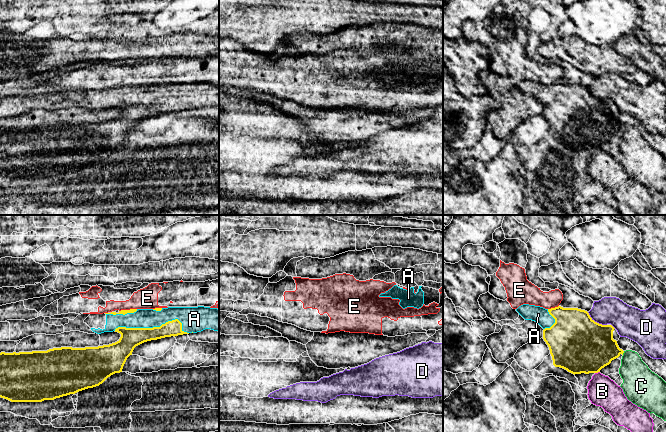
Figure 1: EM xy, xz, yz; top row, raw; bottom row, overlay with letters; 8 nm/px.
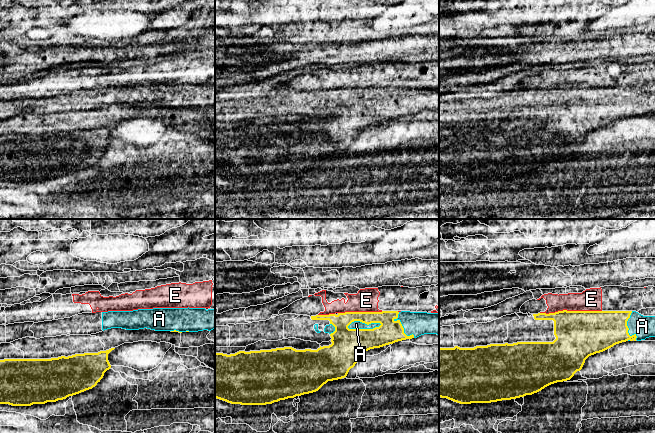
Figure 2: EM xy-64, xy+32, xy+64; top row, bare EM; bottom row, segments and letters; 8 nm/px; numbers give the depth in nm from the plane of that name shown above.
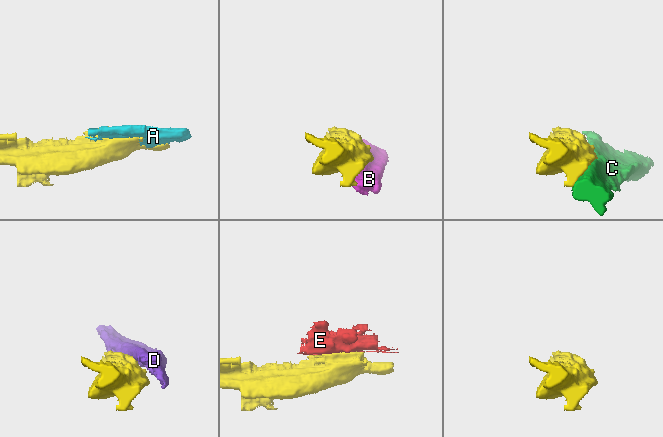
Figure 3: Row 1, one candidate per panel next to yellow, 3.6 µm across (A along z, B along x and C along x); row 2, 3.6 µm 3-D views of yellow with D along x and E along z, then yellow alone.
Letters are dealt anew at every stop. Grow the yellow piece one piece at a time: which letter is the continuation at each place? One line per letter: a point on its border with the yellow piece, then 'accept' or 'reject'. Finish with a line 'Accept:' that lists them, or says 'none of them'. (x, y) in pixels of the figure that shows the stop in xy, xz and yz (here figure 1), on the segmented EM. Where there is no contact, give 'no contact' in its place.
A: xy (154, 327) | accept
B: yz (597, 372) | reject
C: yz (623, 352) | reject
D: yz (596, 322) | reject
E: xy (127, 310) | reject
Accept: A

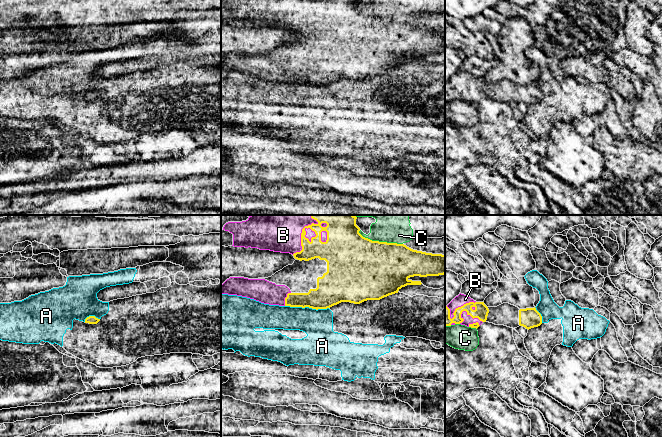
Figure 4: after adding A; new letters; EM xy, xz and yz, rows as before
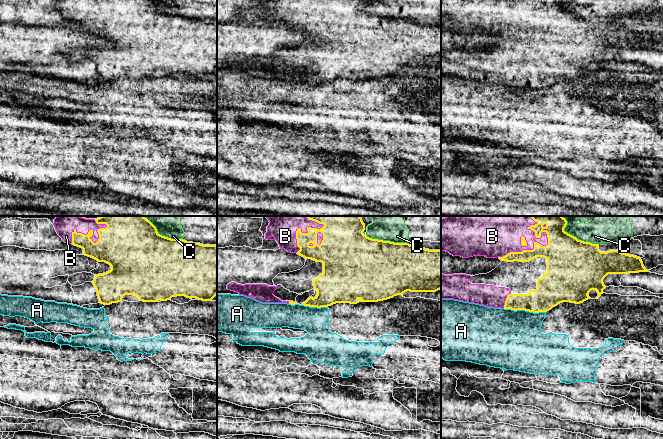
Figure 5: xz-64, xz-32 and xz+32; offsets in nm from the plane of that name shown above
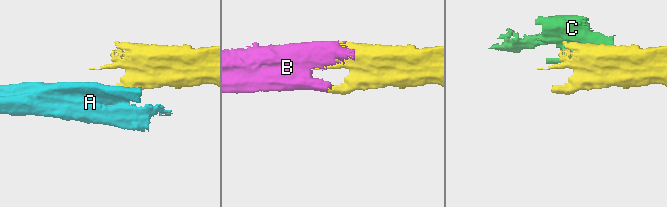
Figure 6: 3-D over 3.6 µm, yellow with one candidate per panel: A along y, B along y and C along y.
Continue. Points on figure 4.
A: xz (307, 306) | reject
B: xz (302, 232) | accept
C: xz (380, 242) | reject
Accept: B

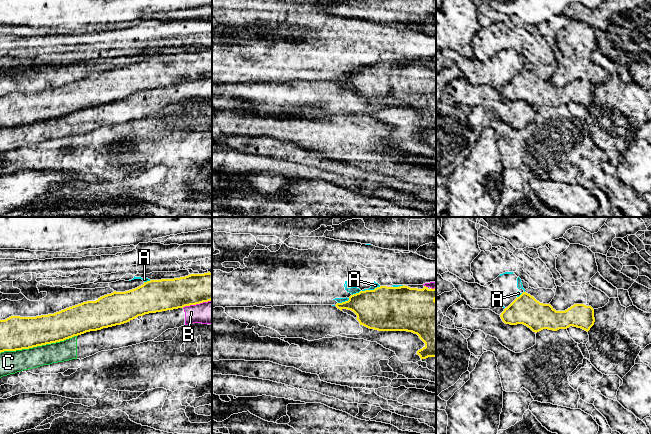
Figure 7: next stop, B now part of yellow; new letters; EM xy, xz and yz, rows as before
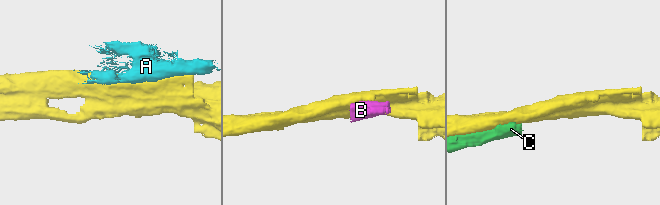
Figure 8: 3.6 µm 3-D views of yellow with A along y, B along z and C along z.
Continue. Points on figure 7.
A: xz (356, 293) | reject
B: xy (196, 303) | reject
C: xy (38, 345) | reject
Accept: none of them

